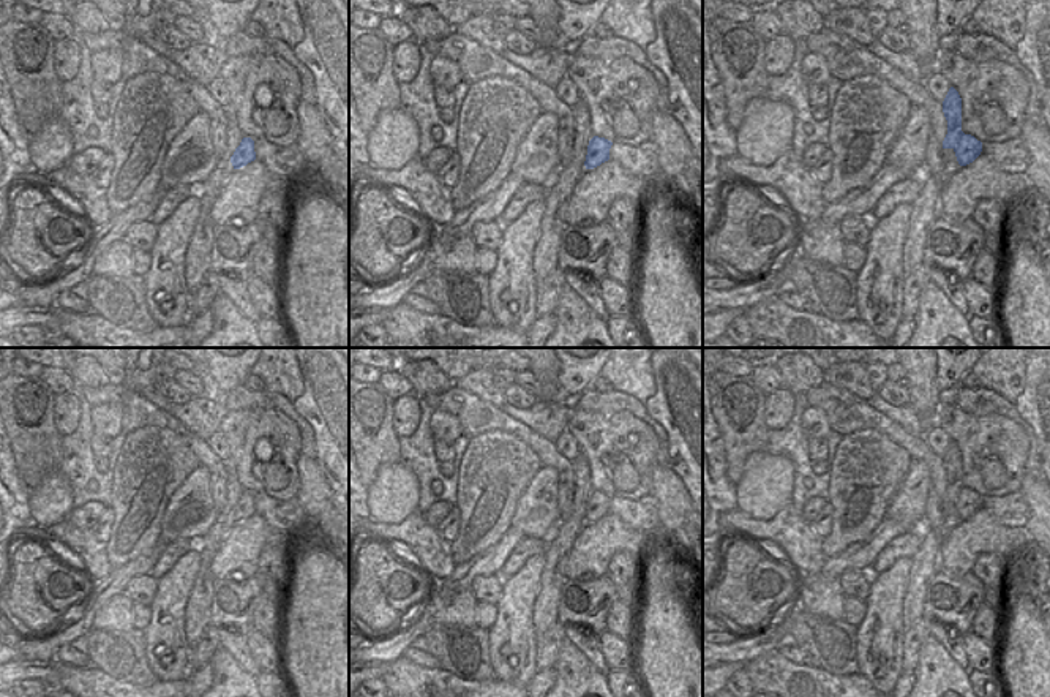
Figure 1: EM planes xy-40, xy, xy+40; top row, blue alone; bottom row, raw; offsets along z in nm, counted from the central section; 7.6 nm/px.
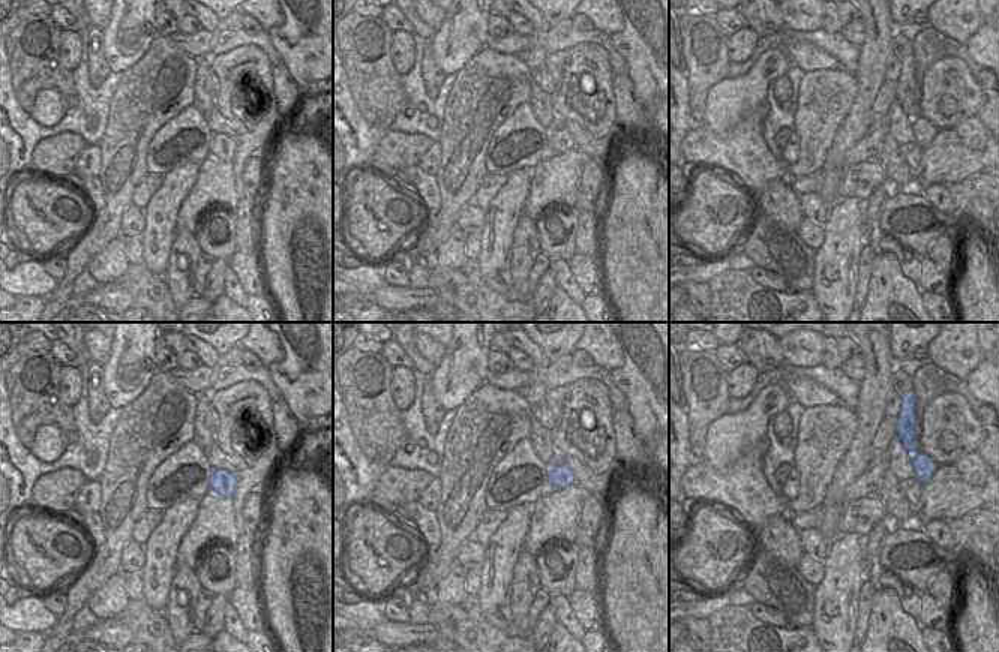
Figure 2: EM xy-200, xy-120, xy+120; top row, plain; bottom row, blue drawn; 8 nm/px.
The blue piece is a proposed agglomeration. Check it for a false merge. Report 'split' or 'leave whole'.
split

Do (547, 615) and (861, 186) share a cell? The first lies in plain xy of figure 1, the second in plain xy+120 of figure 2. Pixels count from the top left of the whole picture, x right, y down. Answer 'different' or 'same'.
different

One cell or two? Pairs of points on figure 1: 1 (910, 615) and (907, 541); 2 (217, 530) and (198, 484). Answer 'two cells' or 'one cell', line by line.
1: two cells
2: two cells

